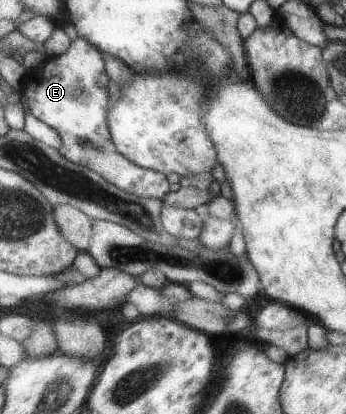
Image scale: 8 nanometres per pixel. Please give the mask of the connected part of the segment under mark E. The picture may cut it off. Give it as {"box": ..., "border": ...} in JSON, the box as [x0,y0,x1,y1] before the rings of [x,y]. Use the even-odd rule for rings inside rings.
{"box":[19,37,168,198],"border":[[[76,37],[65,53],[46,58],[36,69],[25,71],[20,81],[19,95],[32,117],[58,133],[61,145],[57,151],[64,159],[90,169],[128,194],[140,198],[162,198],[168,192],[166,176],[127,161],[110,141],[106,127],[108,80],[100,52],[84,37]]]}

